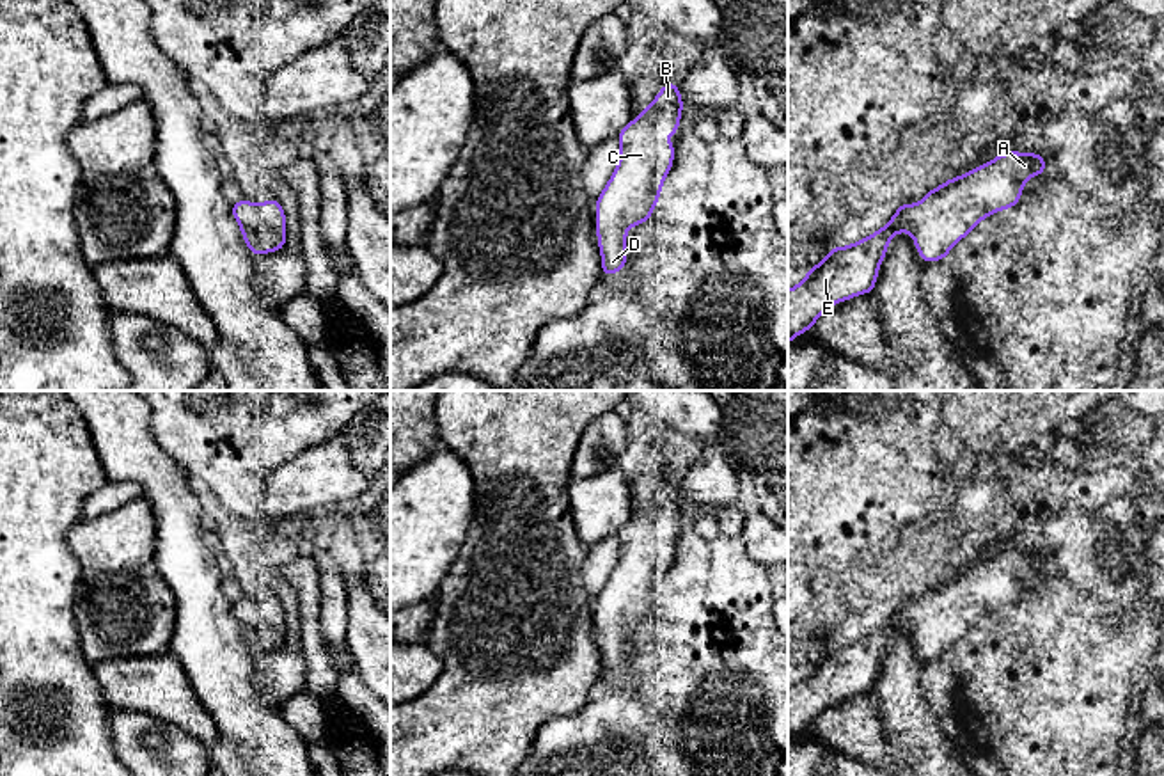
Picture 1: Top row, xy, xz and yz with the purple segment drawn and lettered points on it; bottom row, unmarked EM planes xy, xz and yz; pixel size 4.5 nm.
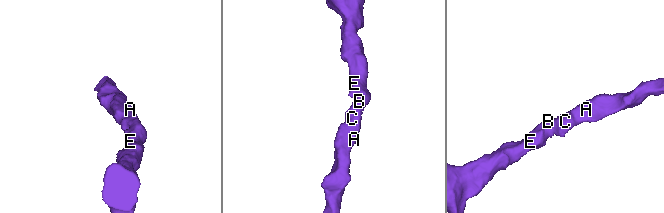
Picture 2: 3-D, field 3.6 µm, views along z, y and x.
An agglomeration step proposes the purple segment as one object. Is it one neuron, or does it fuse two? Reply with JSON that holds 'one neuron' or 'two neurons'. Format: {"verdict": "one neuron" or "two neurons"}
{"verdict": "one neuron"}

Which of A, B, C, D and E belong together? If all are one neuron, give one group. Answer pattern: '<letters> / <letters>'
A B C D E

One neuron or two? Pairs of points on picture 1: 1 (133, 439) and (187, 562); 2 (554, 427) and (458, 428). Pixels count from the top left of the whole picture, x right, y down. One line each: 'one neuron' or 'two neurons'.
1: one neuron
2: one neuron

